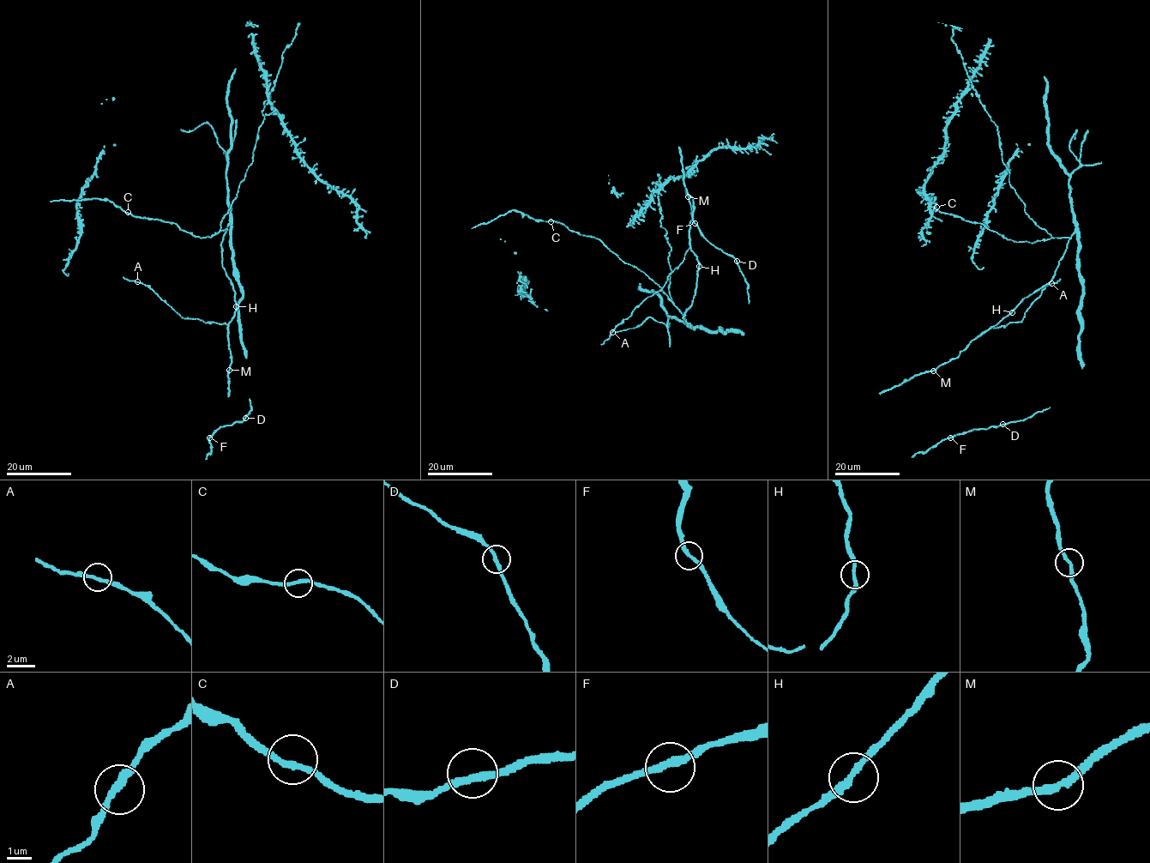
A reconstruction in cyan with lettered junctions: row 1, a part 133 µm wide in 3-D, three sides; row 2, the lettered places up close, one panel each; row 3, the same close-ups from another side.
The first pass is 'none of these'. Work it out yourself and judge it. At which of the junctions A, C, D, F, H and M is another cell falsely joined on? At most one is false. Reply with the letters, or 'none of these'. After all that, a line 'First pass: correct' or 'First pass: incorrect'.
none of these
First pass: correct

